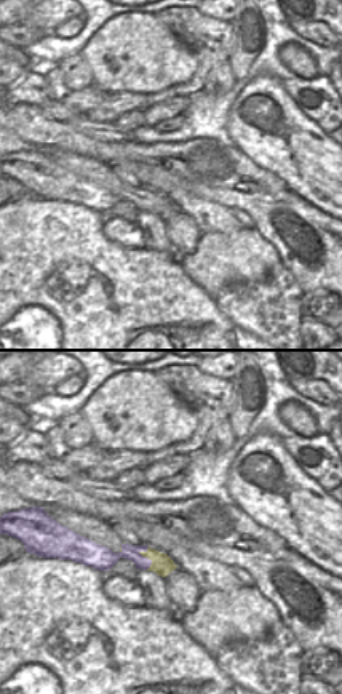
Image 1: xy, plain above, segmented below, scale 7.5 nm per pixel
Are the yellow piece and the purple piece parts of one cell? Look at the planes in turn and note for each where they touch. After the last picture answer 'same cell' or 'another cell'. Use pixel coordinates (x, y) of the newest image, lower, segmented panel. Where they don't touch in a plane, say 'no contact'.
meets yellow at (146, 557)

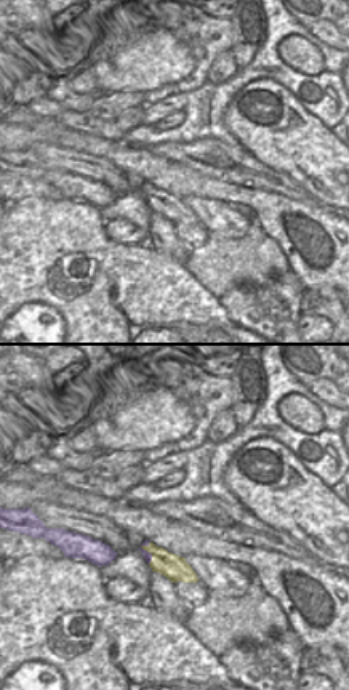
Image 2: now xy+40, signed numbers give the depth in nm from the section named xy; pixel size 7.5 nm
meets yellow at (149, 551)

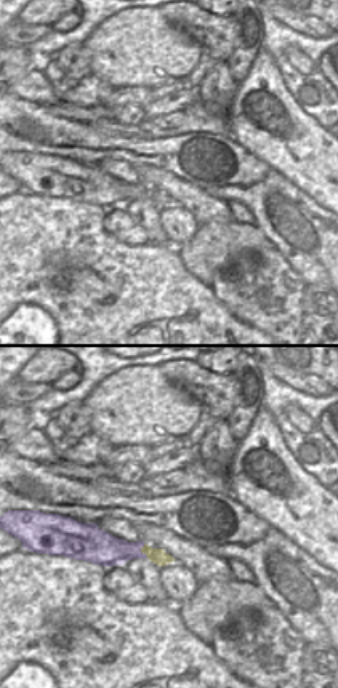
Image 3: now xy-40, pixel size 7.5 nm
meets yellow at (141, 551)

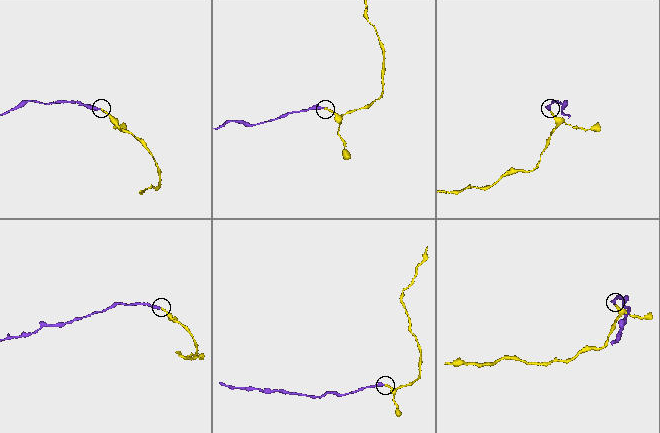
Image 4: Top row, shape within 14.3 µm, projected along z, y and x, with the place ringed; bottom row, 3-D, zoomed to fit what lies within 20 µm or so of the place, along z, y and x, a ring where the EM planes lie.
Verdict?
another cell

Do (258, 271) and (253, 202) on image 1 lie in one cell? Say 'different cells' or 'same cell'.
different cells

